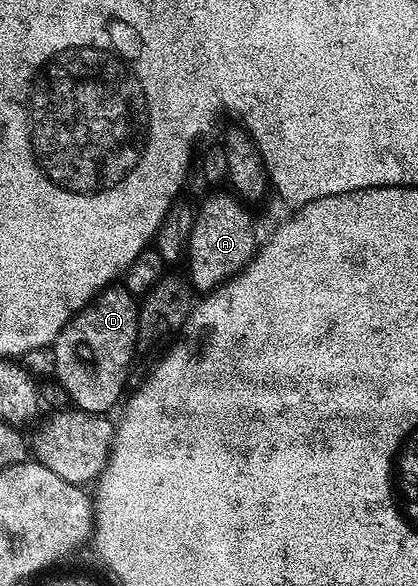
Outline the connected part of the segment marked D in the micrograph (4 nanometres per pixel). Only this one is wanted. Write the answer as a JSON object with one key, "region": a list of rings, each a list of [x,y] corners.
{"region":[[[125,287],[104,289],[63,327],[54,340],[54,377],[64,387],[67,398],[86,413],[109,414],[109,409],[122,397],[126,372],[136,361],[138,306],[139,302]]]}

